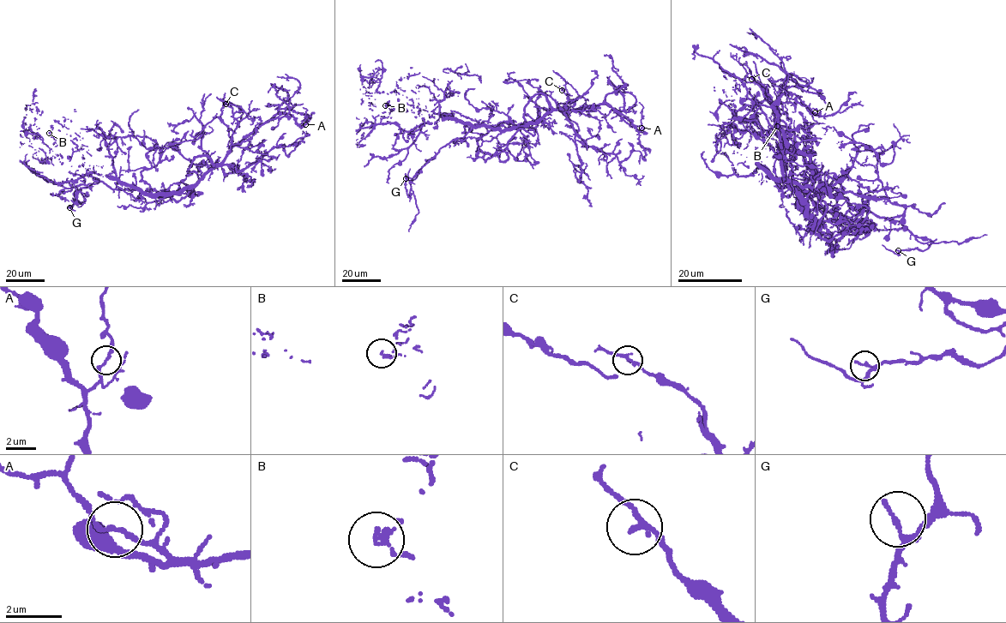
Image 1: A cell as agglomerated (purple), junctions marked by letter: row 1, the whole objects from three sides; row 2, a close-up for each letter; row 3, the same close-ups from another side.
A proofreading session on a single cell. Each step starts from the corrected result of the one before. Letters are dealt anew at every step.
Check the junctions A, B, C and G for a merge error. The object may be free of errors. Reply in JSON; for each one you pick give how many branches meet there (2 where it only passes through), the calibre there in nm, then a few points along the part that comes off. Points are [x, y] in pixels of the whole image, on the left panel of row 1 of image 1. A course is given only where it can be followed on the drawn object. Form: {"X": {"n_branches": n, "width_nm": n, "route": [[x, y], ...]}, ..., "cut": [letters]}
{"cut": []}

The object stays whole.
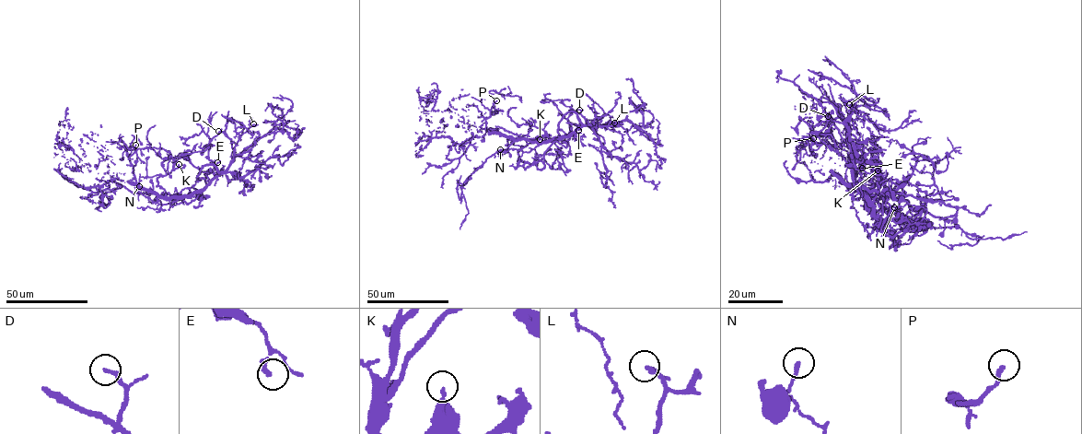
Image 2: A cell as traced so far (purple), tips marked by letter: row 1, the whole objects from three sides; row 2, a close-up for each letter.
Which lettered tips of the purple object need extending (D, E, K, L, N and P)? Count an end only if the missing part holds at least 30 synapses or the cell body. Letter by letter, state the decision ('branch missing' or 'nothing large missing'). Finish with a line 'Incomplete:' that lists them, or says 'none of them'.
D: nothing large missing
E: nothing large missing
K: nothing large missing
L: nothing large missing
N: nothing large missing
P: nothing large missing
Incomplete: none of them

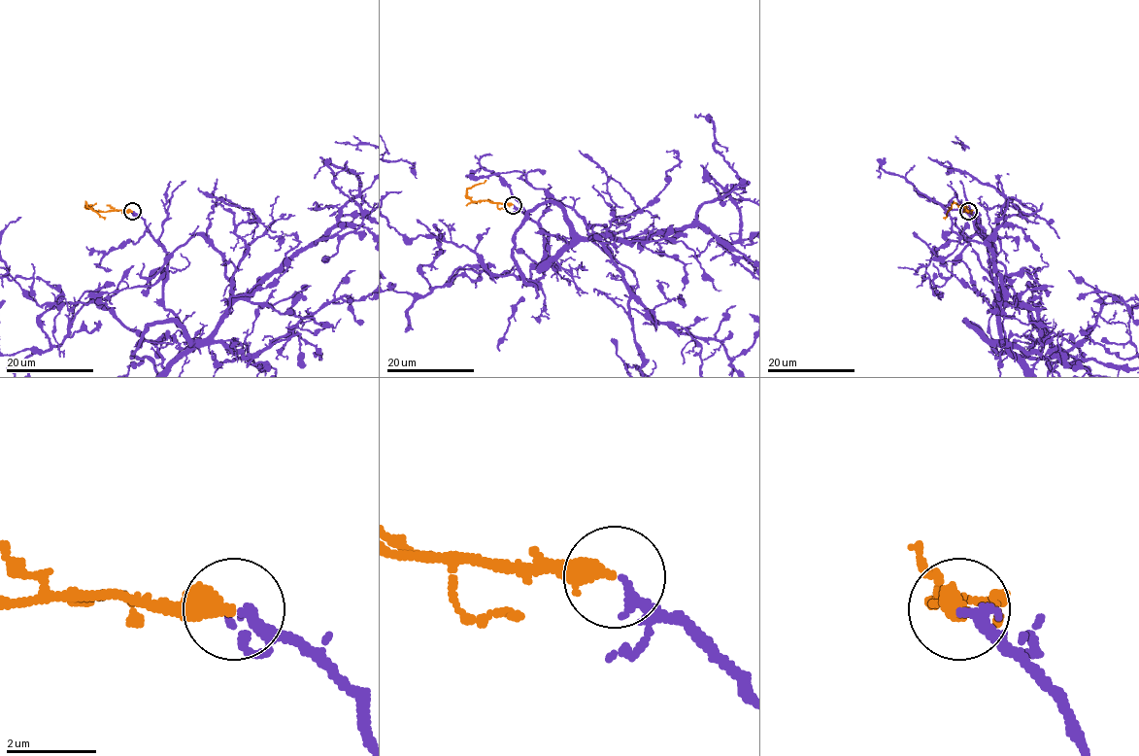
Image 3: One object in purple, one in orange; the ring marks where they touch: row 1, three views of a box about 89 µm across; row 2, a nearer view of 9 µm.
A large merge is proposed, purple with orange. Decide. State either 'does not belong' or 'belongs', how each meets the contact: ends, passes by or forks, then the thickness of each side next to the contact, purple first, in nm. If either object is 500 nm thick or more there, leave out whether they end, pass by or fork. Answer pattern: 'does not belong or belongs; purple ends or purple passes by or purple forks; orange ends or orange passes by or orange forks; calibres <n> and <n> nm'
belongs; purple ends; orange ends; calibres 240 and 440 nm

